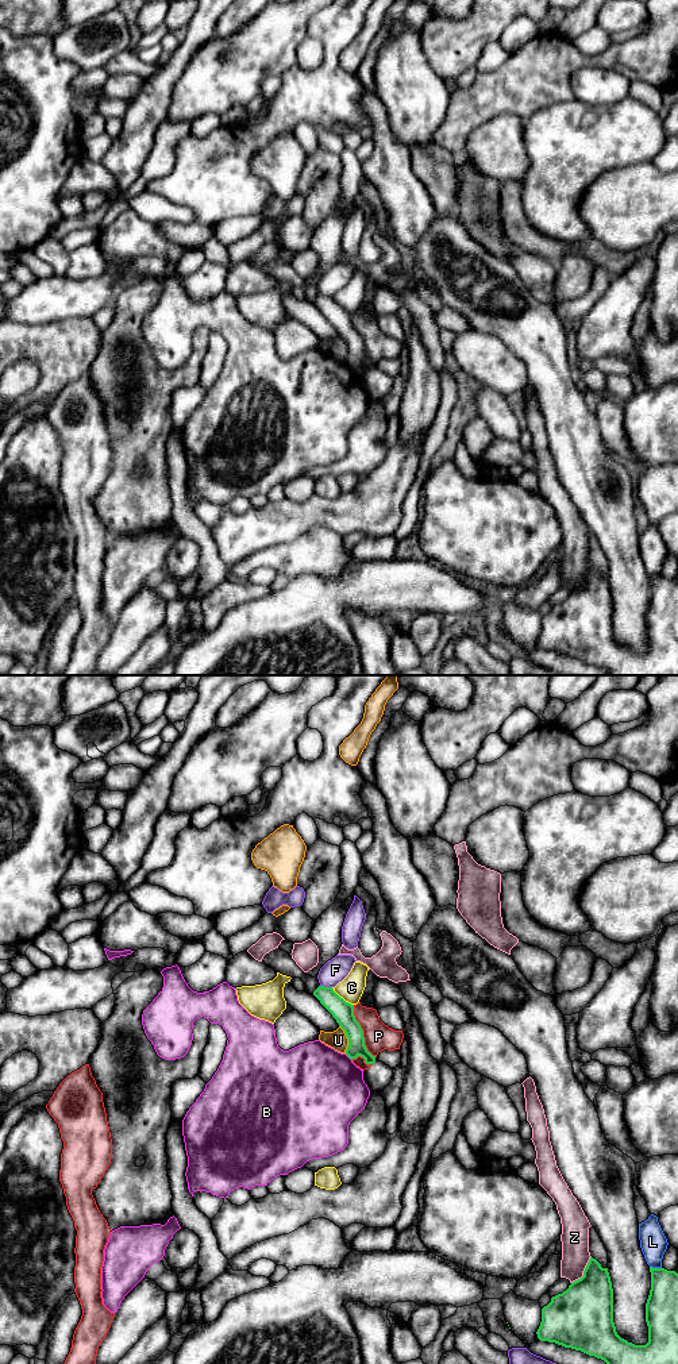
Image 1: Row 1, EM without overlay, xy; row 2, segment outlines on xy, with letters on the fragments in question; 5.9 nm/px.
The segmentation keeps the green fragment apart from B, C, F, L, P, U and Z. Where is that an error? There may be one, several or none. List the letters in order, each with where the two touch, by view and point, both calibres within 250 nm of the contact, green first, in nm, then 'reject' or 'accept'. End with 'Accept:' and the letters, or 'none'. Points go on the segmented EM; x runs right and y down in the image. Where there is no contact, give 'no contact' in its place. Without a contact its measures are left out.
B: contact xy (349, 1056); calibres 110 and 480 nm; reject
C: contact xy (342, 998); calibres 130 and 150 nm; reject
F: contact xy (326, 987); calibres 130 and 140 nm; reject
L: contact xy (655, 1268); calibres 190 and 160 nm; reject
P: contact xy (362, 1032); calibres 130 and 160 nm; reject
U: contact xy (347, 1037); calibres 130 and 120 nm; reject
Z: contact xy (584, 1271); calibres 360 and 170 nm; reject
Accept: none

